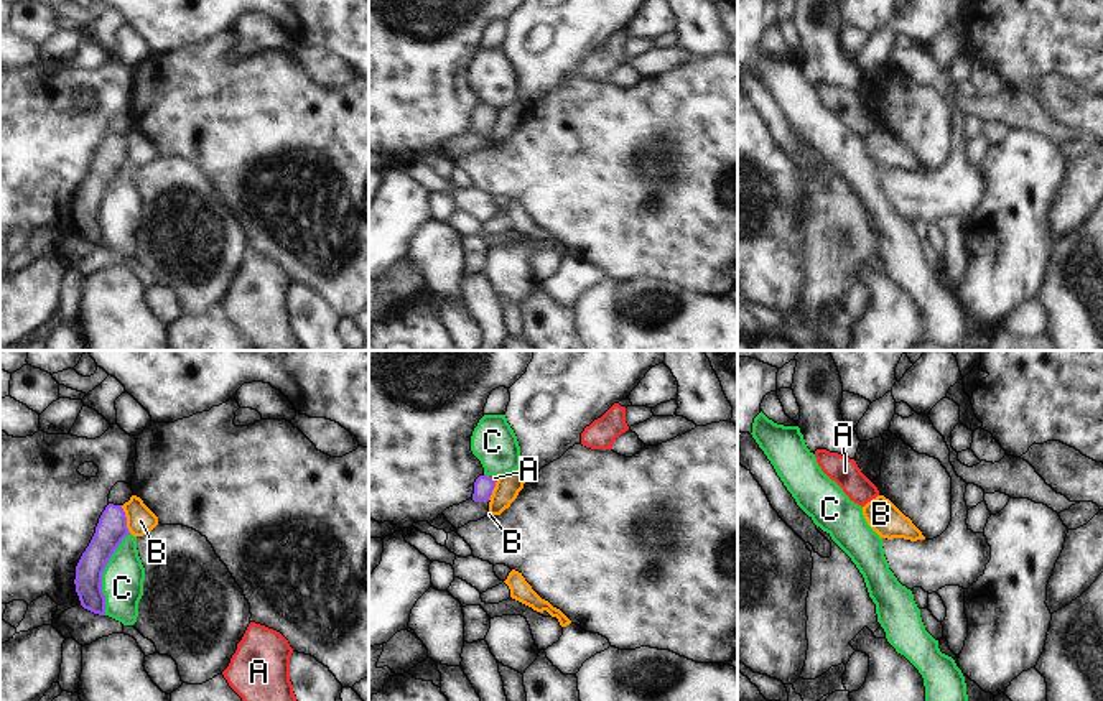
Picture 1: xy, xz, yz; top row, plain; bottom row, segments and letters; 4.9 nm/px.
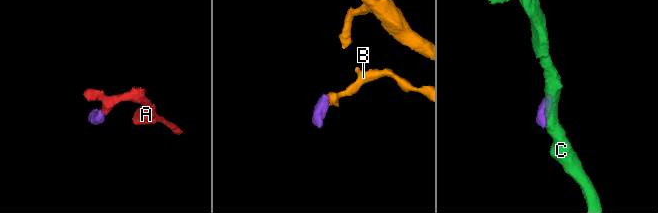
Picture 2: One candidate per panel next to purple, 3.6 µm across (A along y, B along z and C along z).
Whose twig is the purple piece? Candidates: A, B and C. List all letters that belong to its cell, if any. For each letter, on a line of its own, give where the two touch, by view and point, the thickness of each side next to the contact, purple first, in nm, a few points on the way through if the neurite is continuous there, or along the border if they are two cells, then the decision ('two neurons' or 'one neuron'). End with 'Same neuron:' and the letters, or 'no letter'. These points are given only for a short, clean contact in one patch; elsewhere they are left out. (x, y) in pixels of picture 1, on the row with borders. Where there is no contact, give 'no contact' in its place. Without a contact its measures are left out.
A: xz (493, 479) | 100/20 nm | across xz (483, 487), (493, 479), (494, 478) | one neuron
B: xy (125, 519) | 150/140 nm | along xy (121, 506), (125, 515), (125, 527), (130, 532) | two neurons
C: xy (102, 571) | 150/200 nm | along xy (130, 533), (114, 552), (102, 573), (104, 614) | two neurons
Same neuron: A

